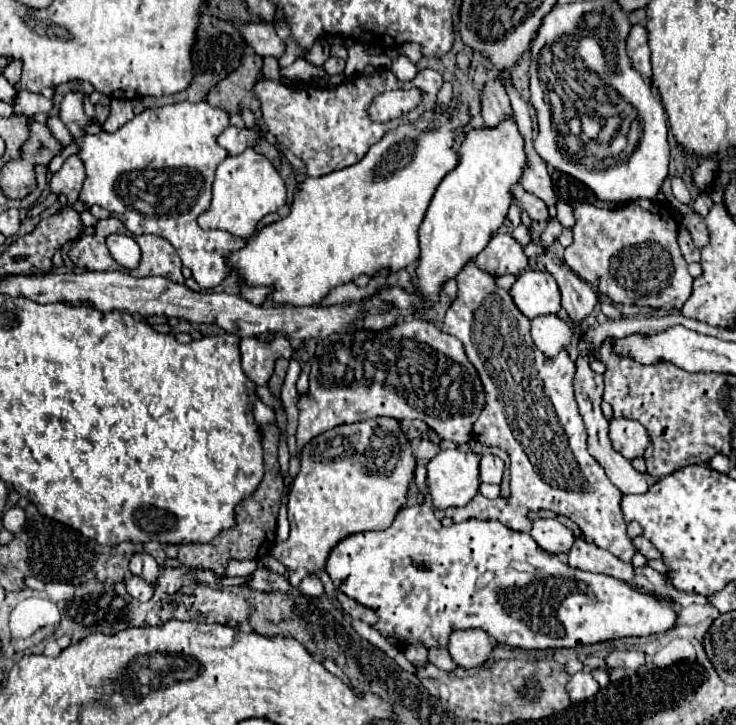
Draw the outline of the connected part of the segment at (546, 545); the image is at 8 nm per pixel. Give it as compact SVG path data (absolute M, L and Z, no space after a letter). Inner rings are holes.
M535 519L531 527L531 537L539 543L541 549L561 555L571 549L575 535L571 529L561 525L557 519Z

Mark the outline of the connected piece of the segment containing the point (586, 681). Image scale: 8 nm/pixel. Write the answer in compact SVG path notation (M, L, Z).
M579 671L575 673L569 683L567 683L567 693L571 697L571 701L585 701L589 697L593 697L599 691L597 681L591 677L589 671Z

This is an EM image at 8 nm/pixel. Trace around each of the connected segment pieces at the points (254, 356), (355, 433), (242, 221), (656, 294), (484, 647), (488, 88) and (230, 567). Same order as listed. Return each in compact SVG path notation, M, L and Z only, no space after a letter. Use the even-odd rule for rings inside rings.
M285 335L275 337L271 343L261 343L253 337L243 337L239 349L243 371L255 385L267 385L275 357L289 359L293 355L293 347Z
M393 417L337 425L311 439L301 453L301 469L289 495L291 535L270 551L289 569L289 585L299 587L303 577L323 569L327 553L347 535L387 529L407 501L415 465L411 443Z
M247 147L237 157L227 157L215 173L211 189L211 205L197 217L197 223L203 229L223 229L235 237L247 239L255 233L257 223L267 215L277 211L287 201L287 191L281 175L271 165L265 155L259 155L255 149Z
M639 199L619 209L601 209L589 203L575 207L575 227L573 243L565 249L565 263L593 289L605 293L609 299L621 305L647 305L655 309L679 311L689 299L693 289L693 277L687 271L687 261L683 259L677 243L679 225L665 207L659 207L657 201Z
M469 629L453 633L447 649L459 667L473 669L487 663L495 645L497 643L483 629Z
M495 77L489 79L481 89L481 115L485 125L499 125L499 121L503 121L503 113L513 111L503 83Z
M231 559L227 563L227 577L245 577L247 573L253 573L257 569L257 563L253 559L245 559L245 561L239 561L239 559Z

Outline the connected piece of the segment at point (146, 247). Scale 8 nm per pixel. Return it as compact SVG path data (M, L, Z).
M141 235L135 239L141 245L141 265L133 271L129 271L133 277L165 277L175 283L185 283L185 277L181 273L181 261L175 253L173 245L155 235Z

